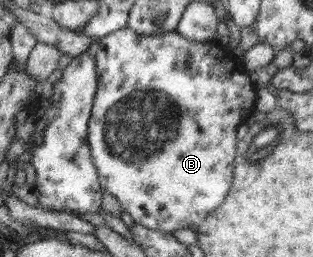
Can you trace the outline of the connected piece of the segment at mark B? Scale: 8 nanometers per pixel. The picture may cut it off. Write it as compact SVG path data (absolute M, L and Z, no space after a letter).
M128 27L96 38L91 52L96 63L97 90L88 121L87 139L101 187L114 196L120 203L121 210L128 212L134 223L142 227L176 234L180 229L190 229L192 225L200 224L224 202L229 193L238 144L237 130L255 110L255 98L258 97L256 84L242 59L236 58L231 48L220 47L218 52L218 46L214 42L206 44L188 40L175 30L164 35L143 35Z

